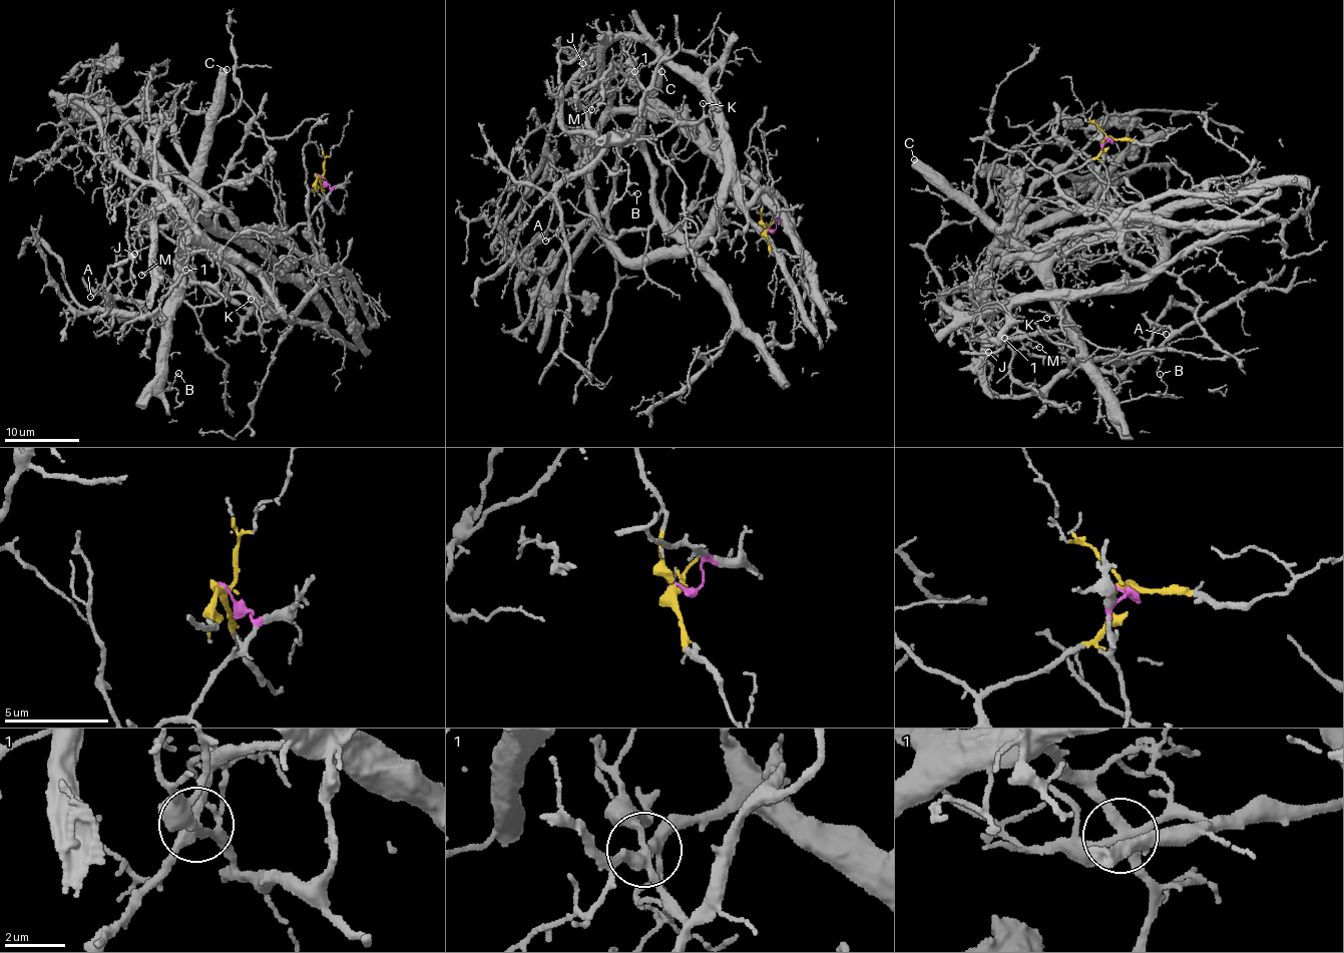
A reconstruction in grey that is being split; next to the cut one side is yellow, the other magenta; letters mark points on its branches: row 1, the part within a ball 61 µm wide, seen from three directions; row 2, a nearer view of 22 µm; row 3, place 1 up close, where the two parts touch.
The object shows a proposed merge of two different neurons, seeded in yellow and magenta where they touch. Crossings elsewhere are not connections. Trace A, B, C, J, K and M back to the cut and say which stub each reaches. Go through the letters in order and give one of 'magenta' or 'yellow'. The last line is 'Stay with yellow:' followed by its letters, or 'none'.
A: magenta
B: magenta
C: magenta
J: yellow
K: magenta
M: yellow
Stay with yellow: J, M

